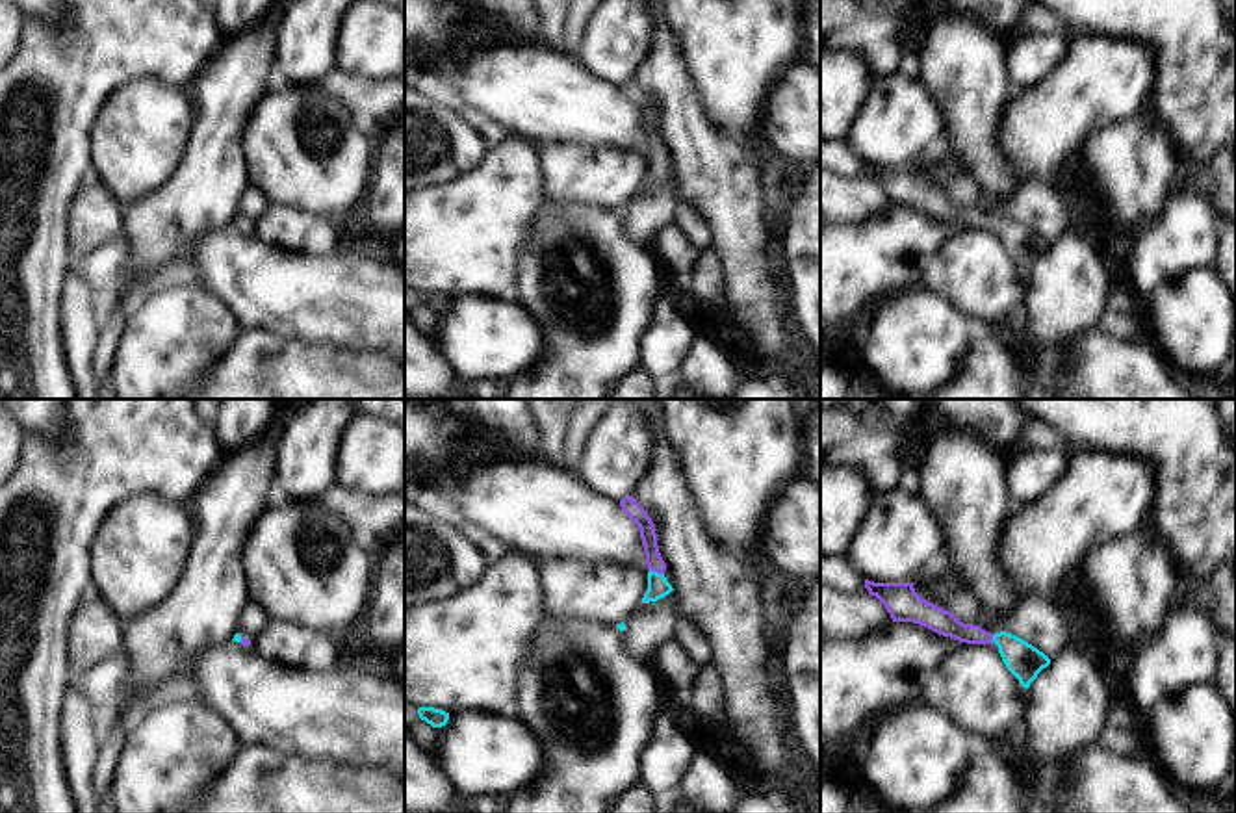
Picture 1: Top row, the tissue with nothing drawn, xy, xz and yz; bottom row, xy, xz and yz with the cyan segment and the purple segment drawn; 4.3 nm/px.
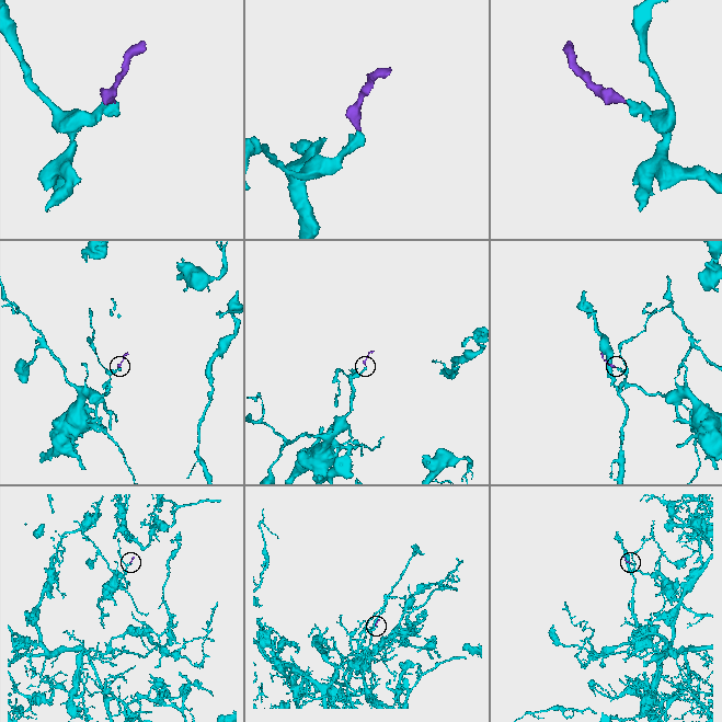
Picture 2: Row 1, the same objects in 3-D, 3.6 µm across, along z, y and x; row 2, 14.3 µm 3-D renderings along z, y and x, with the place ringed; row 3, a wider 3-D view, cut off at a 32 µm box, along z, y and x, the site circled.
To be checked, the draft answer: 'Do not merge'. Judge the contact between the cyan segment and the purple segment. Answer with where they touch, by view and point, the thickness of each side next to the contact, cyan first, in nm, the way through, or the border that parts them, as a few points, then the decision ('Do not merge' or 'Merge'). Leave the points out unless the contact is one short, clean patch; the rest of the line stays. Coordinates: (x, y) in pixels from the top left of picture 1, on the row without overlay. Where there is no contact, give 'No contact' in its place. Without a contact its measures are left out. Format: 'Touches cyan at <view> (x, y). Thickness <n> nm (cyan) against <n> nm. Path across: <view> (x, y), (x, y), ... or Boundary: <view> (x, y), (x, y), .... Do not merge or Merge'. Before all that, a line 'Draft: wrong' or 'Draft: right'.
Draft: wrong
Touches cyan at xz (656, 156). Thickness 100 nm (cyan) against 70 nm. Path across: xz (657, 171), (656, 156), (654, 143). Merge.

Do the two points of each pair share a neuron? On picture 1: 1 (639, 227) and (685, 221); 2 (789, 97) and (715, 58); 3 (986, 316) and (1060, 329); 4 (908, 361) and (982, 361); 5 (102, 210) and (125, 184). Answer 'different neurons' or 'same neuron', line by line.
1: different neurons
2: different neurons
3: different neurons
4: different neurons
5: different neurons

